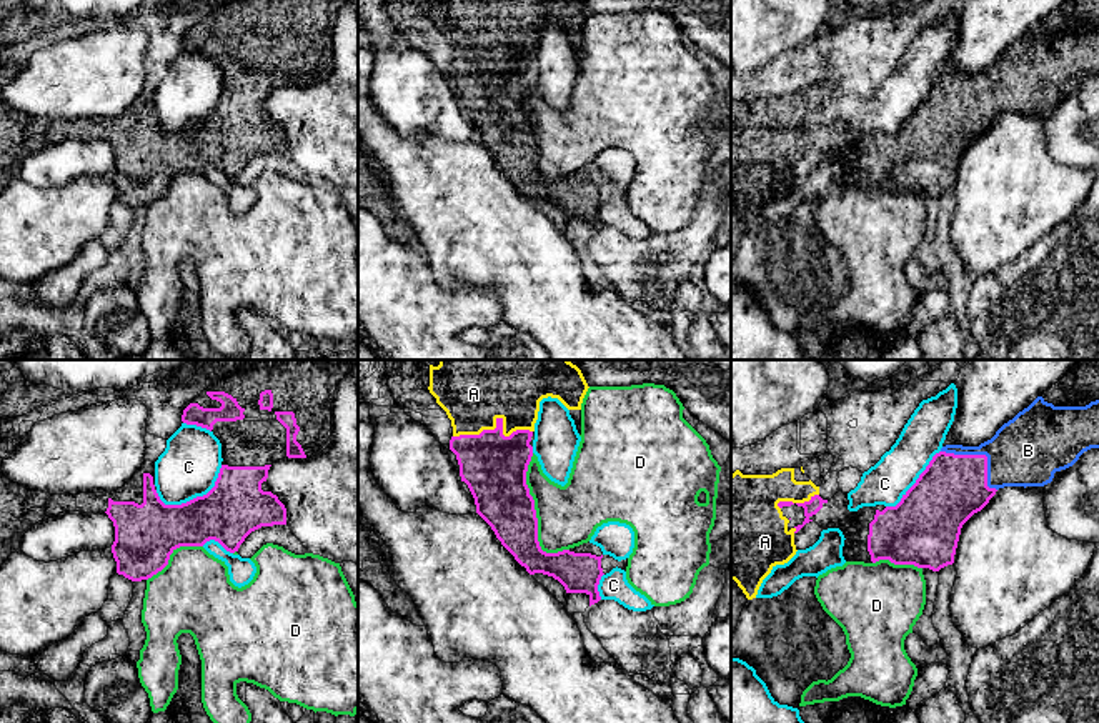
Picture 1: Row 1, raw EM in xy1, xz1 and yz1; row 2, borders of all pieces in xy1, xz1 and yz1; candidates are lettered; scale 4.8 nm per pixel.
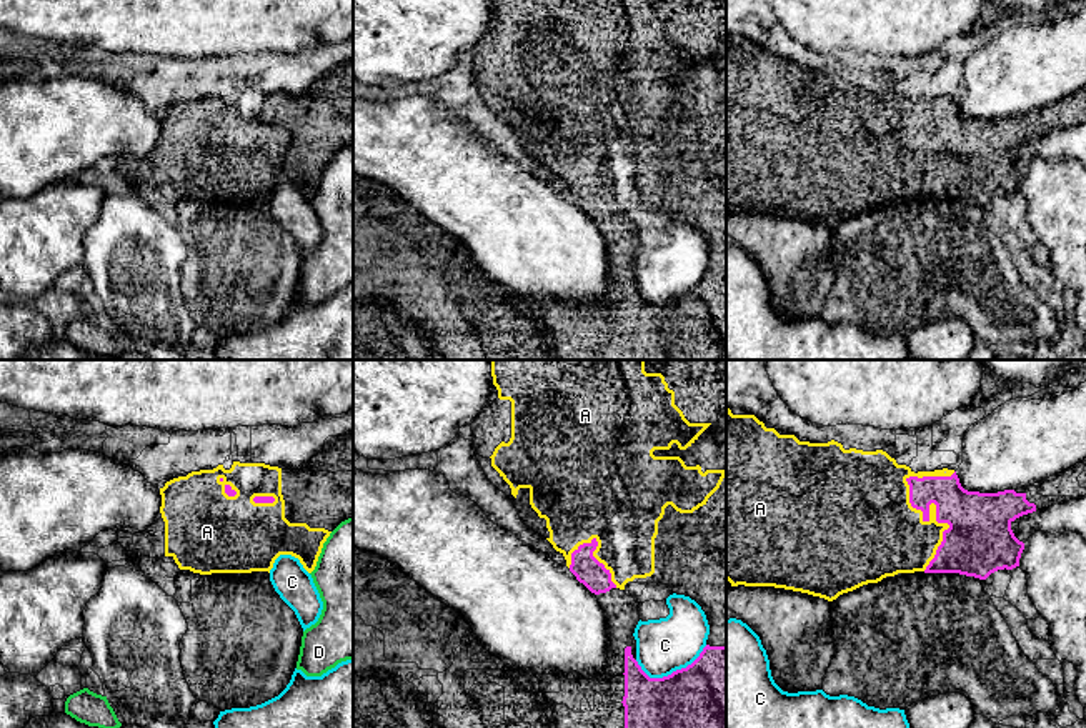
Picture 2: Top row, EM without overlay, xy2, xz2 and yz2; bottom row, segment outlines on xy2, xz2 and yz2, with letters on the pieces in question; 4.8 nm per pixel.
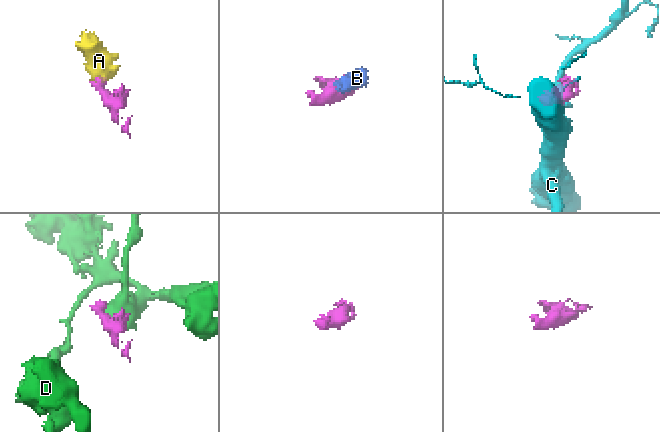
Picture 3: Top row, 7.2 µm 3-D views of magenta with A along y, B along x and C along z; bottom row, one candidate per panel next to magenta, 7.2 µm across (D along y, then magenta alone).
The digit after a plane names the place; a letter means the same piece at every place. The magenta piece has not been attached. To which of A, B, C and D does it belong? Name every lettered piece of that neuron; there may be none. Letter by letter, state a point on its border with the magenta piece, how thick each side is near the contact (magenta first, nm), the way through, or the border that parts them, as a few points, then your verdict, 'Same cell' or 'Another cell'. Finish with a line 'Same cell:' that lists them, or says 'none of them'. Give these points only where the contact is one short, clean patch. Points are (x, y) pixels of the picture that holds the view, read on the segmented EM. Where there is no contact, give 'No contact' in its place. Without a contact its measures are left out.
A: Touches magenta at yz2 (926, 520). Thickness 280 nm (magenta) against 420 nm. Same cell
B: Touches magenta at yz1 (983, 455). Thickness 320 nm (magenta) against 340 nm. Same cell
C: Touches magenta at xy1 (193, 498). Thickness 280 nm (magenta) against 280 nm. Another cell
D: Touches magenta at xz1 (535, 515). Thickness 280 nm (magenta) against 300 nm. Another cell
Same cell: A, B

